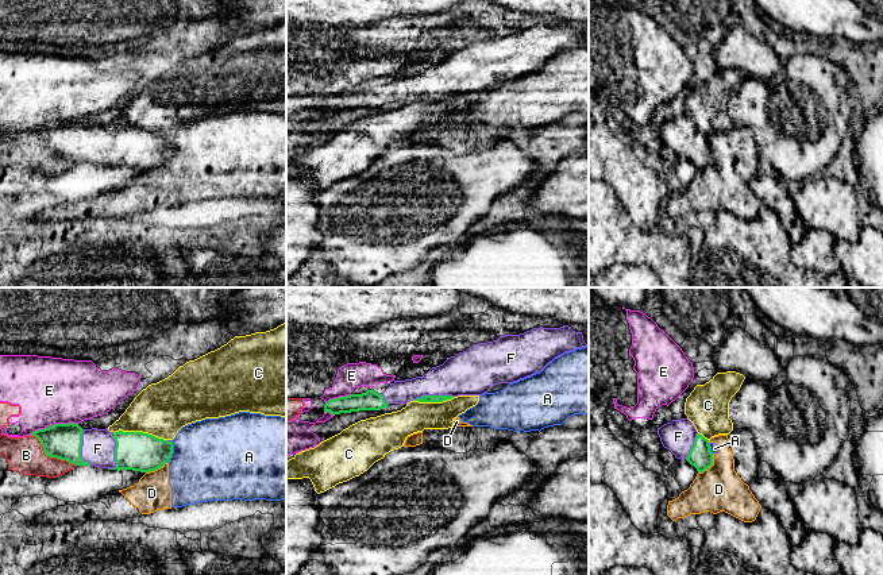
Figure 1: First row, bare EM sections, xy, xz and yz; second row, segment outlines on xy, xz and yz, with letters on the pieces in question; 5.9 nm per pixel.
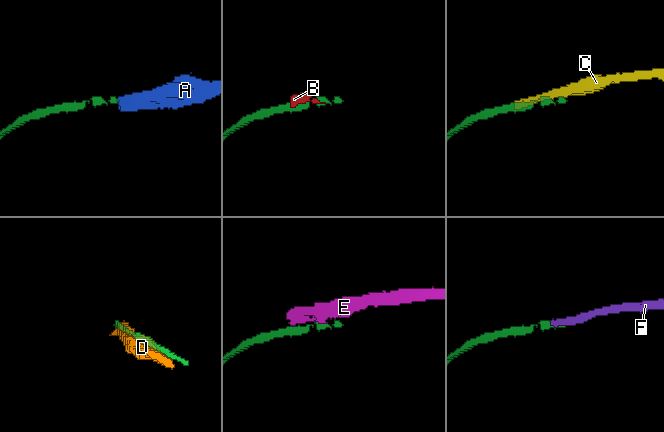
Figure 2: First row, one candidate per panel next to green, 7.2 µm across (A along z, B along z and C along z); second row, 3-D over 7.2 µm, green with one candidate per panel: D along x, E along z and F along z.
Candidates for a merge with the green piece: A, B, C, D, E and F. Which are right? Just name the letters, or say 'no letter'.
F

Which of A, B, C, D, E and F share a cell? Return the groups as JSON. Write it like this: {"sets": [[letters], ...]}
{"sets": [["A", "D"], ["B", "E"], ["C"], ["F"]]}

